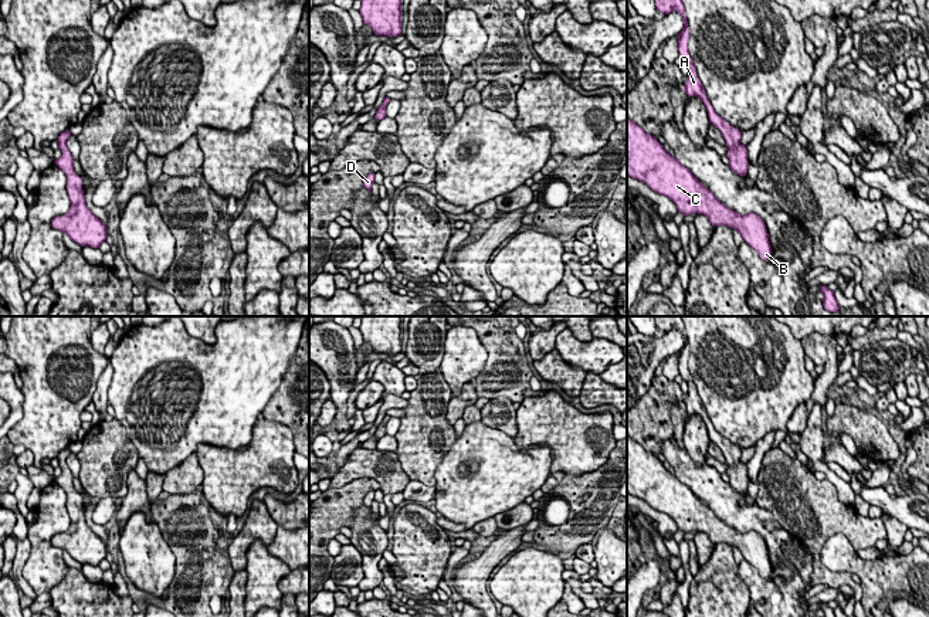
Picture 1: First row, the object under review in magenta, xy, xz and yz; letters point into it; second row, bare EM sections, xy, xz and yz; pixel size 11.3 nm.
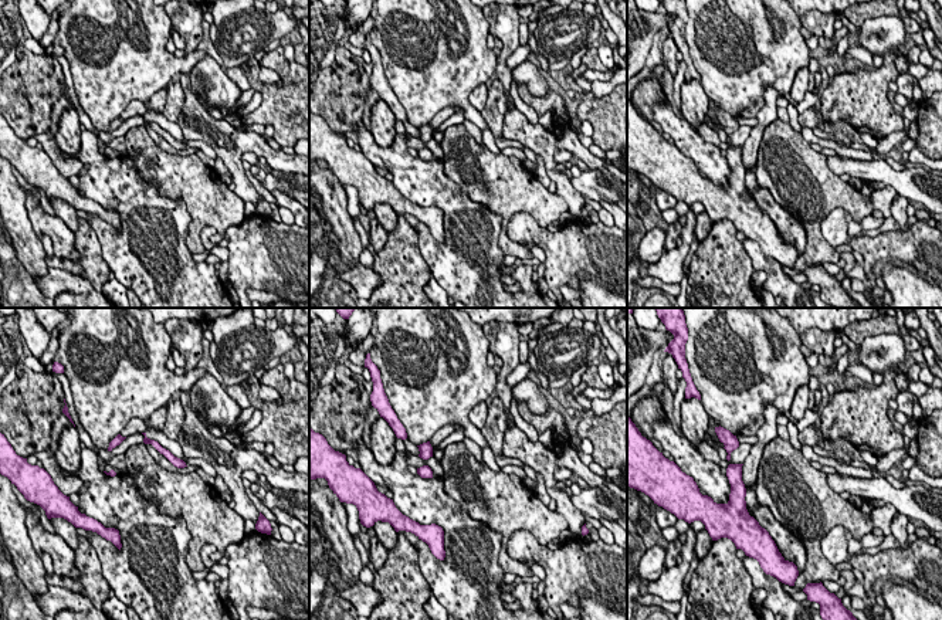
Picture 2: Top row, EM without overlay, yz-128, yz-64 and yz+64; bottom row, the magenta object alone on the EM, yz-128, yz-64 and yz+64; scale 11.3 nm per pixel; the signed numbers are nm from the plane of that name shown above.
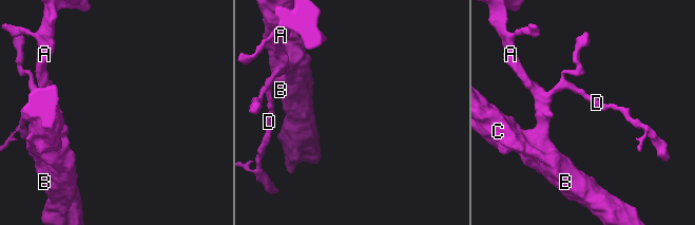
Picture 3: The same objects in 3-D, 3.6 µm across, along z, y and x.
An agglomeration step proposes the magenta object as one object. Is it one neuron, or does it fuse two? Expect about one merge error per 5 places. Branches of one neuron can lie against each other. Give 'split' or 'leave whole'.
leave whole

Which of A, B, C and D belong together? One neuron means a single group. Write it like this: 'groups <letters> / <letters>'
groups A B C D

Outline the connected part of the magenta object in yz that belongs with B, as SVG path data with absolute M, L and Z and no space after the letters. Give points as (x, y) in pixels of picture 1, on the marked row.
M627 115L627 176L645 183L658 194L672 200L684 216L694 213L708 217L713 227L726 226L735 228L753 250L757 251L764 261L772 260L772 245L764 221L756 214L739 214L721 203L713 193L701 184L701 182L685 167L677 157L672 157L654 136L633 122Z

